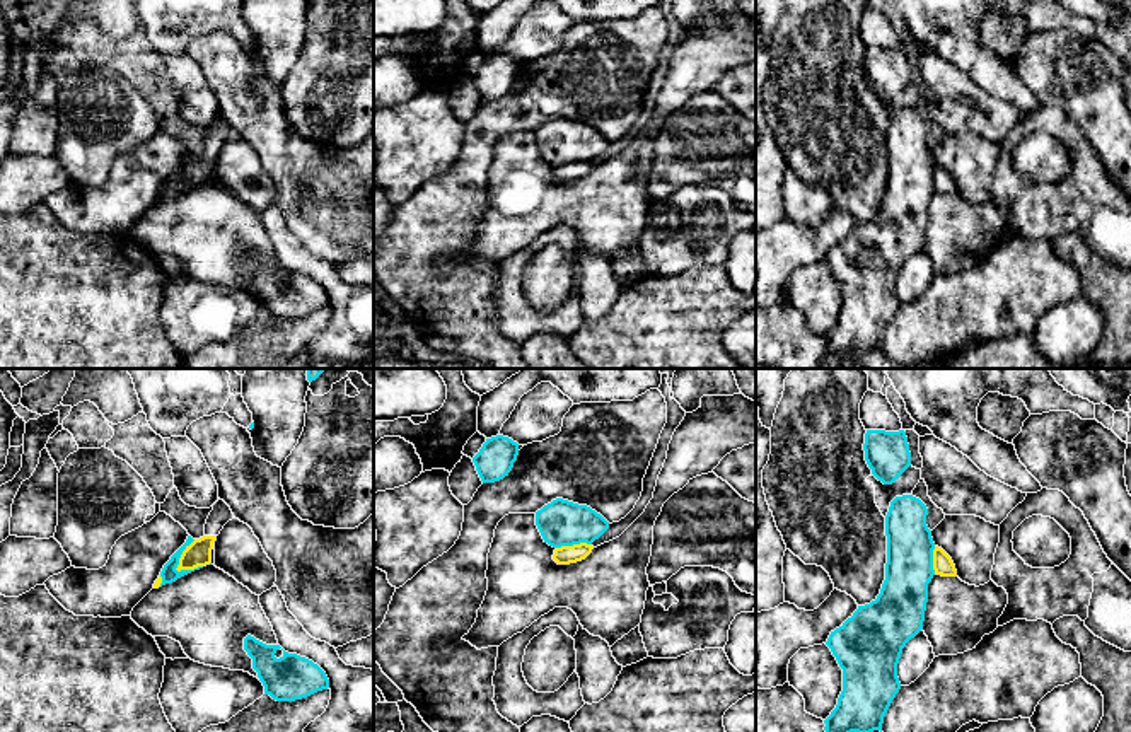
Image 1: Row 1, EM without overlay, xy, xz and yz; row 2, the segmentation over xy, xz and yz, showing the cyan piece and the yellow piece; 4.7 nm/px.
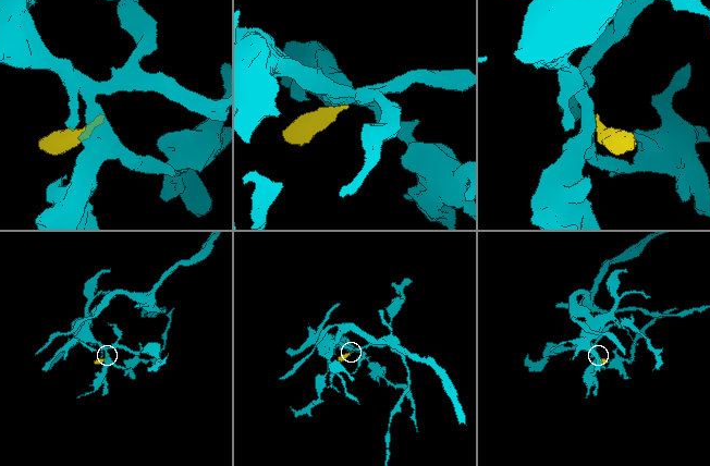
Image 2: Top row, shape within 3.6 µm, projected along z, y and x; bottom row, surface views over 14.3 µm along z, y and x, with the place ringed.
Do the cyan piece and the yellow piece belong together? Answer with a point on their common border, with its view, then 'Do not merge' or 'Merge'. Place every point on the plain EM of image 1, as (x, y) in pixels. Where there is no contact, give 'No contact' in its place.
Touches cyan at xy (179, 174). Do not merge

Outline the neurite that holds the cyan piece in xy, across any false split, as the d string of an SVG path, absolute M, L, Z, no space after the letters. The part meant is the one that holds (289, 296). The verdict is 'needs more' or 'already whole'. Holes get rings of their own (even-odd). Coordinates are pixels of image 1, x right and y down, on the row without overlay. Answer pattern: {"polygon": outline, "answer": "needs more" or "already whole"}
{"polygon": "M251 253L244 256L244 268L252 276L252 287L258 290L258 295L264 304L264 312L270 312L276 319L295 319L329 305L329 297L317 282L285 268L283 273L276 276L275 271L280 266L280 263L266 263Z", "answer": "already whole"}

